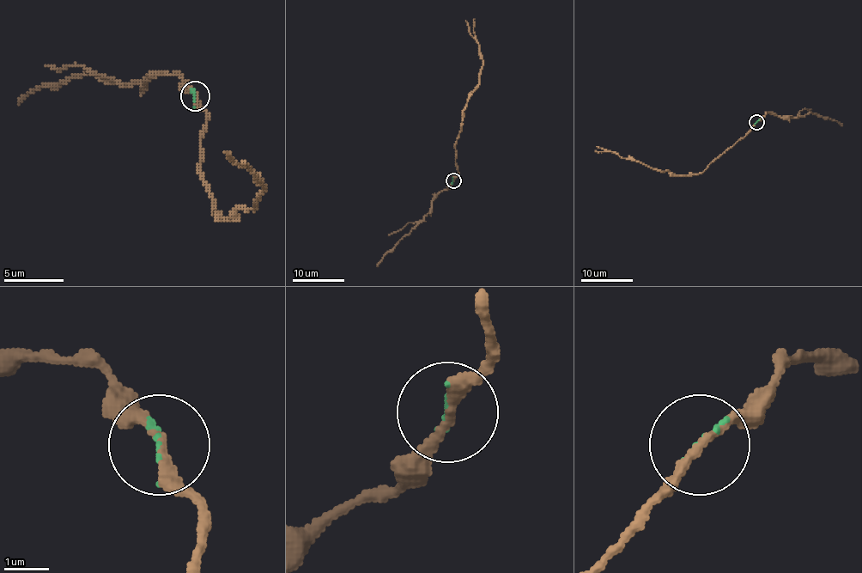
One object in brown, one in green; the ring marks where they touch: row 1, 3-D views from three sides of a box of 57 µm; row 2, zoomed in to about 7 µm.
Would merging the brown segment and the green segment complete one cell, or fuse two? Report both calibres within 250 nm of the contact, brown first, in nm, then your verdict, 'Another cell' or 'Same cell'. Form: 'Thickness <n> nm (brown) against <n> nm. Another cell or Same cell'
Thickness 200 nm (brown) against 90 nm. Another cell

